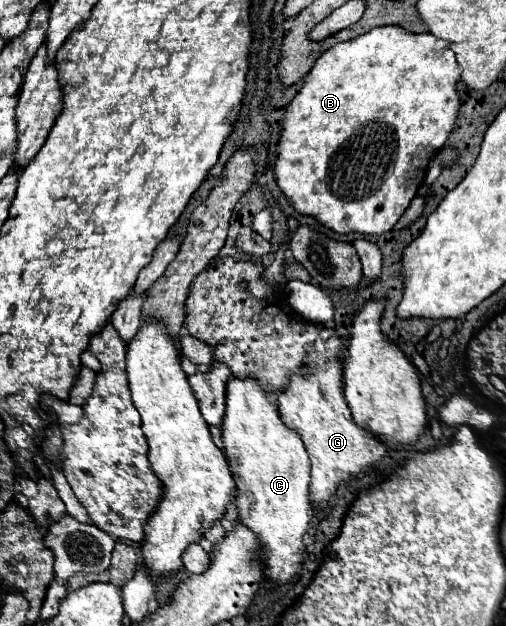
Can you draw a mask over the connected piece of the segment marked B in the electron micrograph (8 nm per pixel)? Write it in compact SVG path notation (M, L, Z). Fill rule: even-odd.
M380 26L372 28L372 32L366 32L358 38L338 42L330 50L326 50L310 70L310 74L304 78L302 90L296 94L296 98L288 104L288 110L284 114L282 122L282 138L278 144L278 160L274 166L274 174L278 180L280 190L292 200L294 208L300 214L310 214L314 216L320 224L326 228L338 232L338 234L348 234L348 232L360 232L360 234L384 234L394 228L398 218L404 214L408 208L410 200L416 196L420 184L424 182L426 168L438 154L438 150L446 144L456 118L458 110L462 106L456 84L460 80L460 66L456 64L454 52L448 48L446 40L438 40L434 34L412 34L400 26Z

